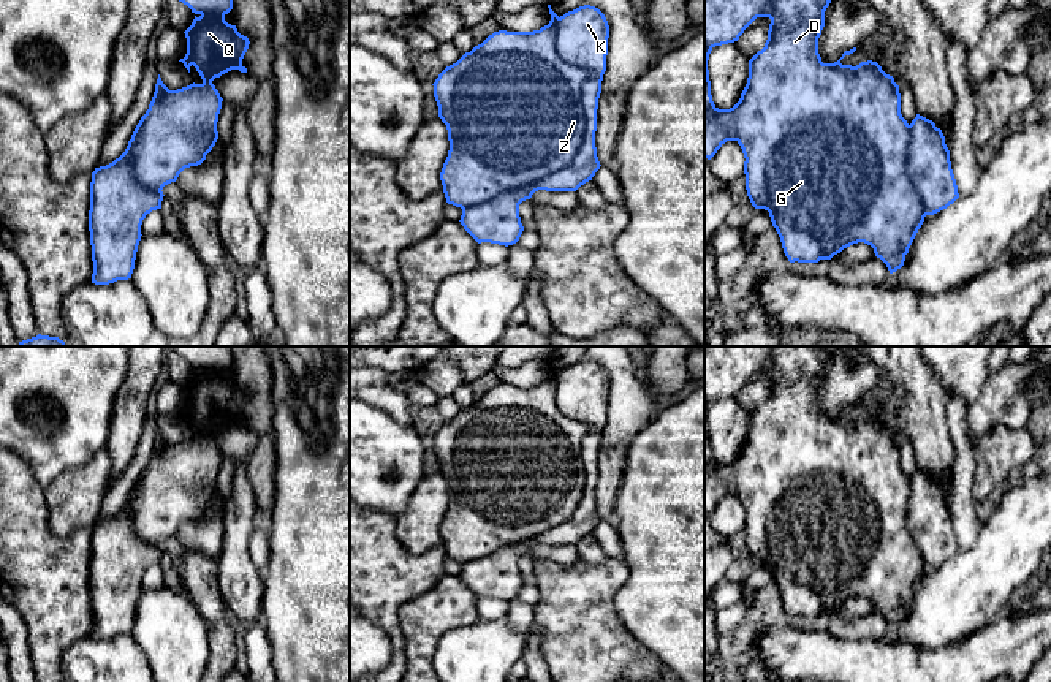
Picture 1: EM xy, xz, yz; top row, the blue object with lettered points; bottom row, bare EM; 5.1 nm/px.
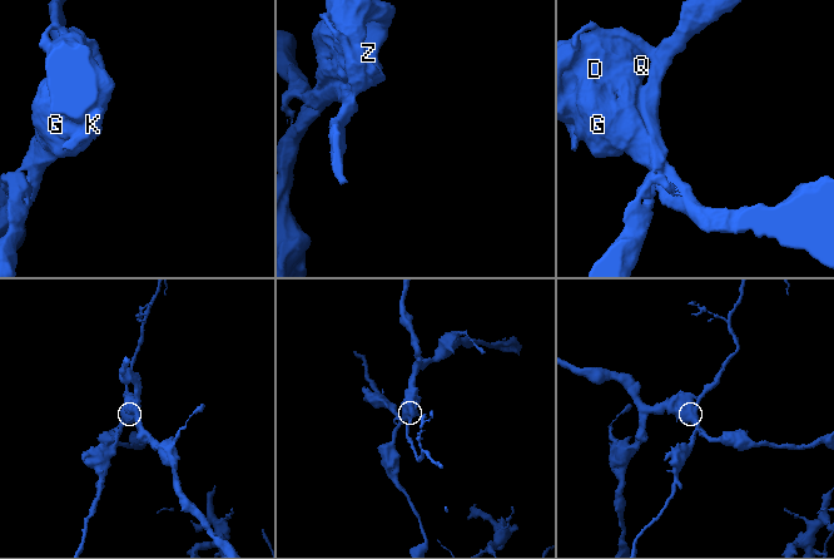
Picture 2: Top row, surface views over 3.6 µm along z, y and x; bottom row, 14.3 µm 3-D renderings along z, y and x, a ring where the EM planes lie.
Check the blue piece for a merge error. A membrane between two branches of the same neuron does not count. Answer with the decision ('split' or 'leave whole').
split

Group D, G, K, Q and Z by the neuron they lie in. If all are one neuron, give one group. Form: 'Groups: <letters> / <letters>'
Groups: D G Q Z / K

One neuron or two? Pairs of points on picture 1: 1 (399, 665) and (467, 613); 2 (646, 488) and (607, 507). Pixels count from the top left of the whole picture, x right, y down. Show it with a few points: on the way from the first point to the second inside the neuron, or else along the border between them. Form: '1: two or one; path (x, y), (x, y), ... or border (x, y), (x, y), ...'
1: two; border (399, 622), (407, 665)
2: two; border (624, 467), (613, 519)

